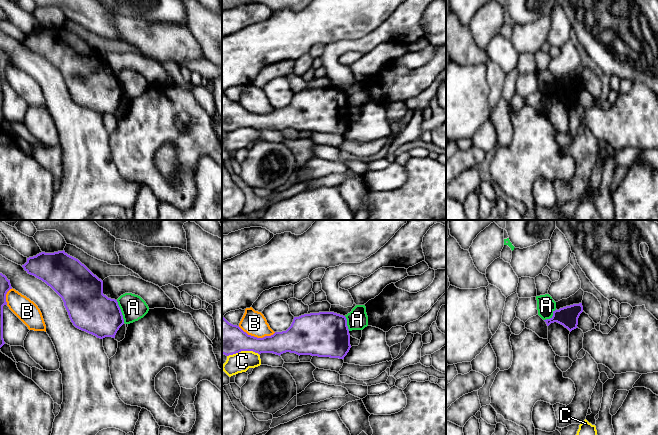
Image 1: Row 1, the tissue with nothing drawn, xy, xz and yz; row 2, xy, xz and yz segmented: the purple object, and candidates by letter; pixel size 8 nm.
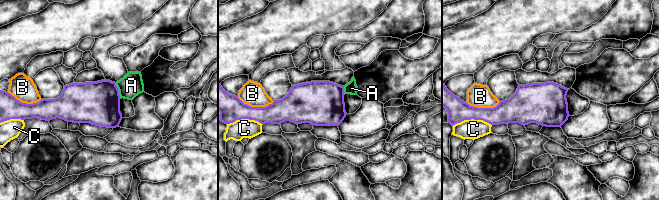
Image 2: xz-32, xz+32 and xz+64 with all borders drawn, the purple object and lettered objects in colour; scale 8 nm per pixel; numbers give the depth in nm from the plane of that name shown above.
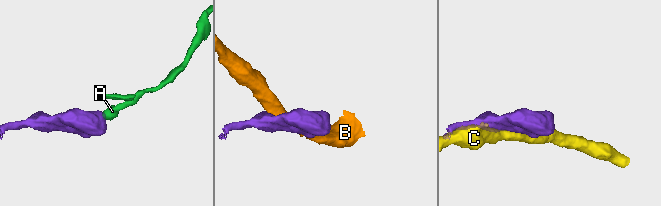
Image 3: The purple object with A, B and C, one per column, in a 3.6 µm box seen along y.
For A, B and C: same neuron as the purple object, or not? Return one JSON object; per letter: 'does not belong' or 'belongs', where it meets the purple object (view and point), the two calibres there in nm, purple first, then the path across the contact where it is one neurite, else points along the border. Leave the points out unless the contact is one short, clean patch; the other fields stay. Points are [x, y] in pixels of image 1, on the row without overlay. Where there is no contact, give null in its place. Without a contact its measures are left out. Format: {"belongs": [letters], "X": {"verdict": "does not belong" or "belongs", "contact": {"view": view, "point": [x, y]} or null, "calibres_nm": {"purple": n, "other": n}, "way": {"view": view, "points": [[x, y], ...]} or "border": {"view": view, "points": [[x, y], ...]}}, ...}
{"belongs": [], "A": {"verdict": "does not belong", "contact": {"view": "xy", "point": [120, 87]}, "calibres_nm": {"purple": 340, "other": 200}, "border": {"view": "xy", "points": [[116, 76], [124, 98]]}}, "B": {"verdict": "does not belong", "contact": {"view": "xz", "point": [256, 113]}, "calibres_nm": {"purple": 260, "other": 200}}, "C": {"verdict": "does not belong", "contact": {"view": "xz", "point": [242, 126]}, "calibres_nm": {"purple": 260, "other": 160}}}

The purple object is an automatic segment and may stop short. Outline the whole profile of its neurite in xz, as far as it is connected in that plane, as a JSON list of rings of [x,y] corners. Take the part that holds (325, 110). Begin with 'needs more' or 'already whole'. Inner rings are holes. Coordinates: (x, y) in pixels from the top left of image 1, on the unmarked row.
already whole; [[[319,88],[294,93],[291,102],[271,112],[257,114],[222,92],[222,130],[229,132],[241,127],[255,129],[286,128],[344,135],[351,124],[345,92],[334,88]]]

